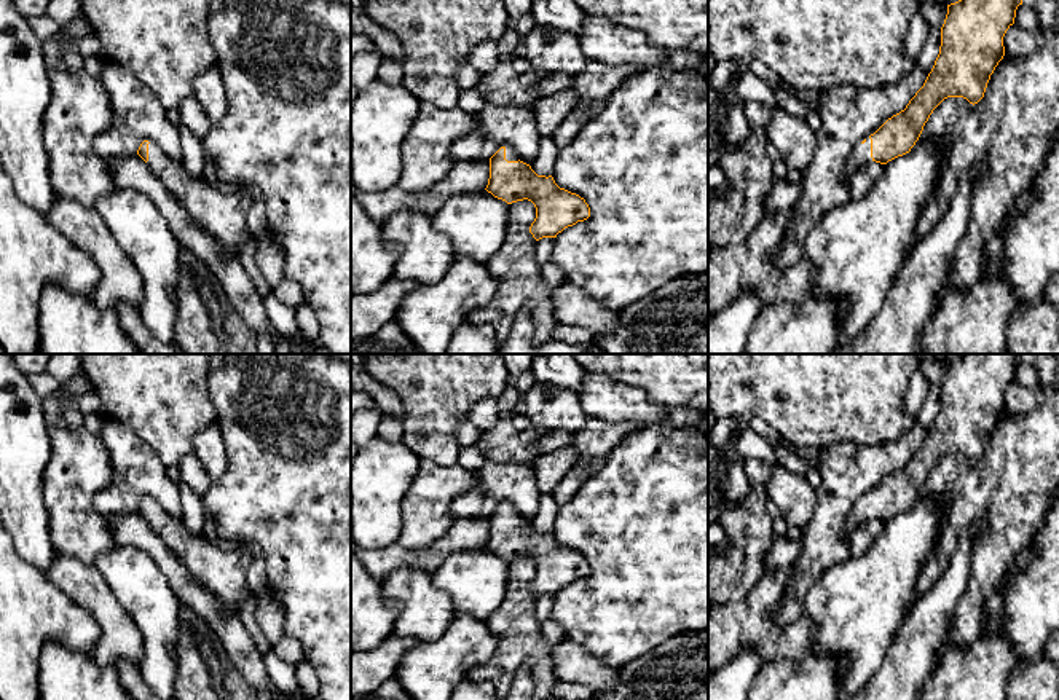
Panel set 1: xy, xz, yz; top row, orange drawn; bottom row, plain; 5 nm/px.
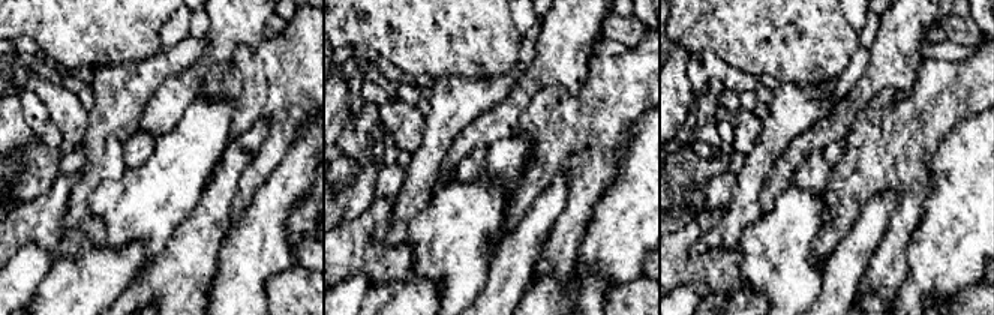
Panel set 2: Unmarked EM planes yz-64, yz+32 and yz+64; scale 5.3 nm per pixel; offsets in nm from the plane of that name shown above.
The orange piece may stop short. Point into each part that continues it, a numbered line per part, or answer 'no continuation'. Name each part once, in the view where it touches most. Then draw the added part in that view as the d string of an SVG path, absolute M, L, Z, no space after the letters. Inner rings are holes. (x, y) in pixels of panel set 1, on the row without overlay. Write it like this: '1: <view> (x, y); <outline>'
1: yz (862, 514); M866 494L866 499L860 501L858 505L853 509L853 512L847 518L847 525L845 525L847 539L850 539L850 536L853 534L853 531L858 526L868 523L869 520L872 520L872 515L871 515L871 496Z

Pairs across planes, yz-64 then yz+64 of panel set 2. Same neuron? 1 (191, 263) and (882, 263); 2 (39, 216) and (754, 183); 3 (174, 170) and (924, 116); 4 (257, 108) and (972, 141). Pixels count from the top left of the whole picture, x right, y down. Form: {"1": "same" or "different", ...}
{"1": "different", "2": "different", "3": "different", "4": "different"}

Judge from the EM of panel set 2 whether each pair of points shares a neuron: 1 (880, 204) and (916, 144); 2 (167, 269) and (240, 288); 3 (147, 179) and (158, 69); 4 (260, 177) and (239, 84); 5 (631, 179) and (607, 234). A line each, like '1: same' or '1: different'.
1: different
2: different
3: different
4: same
5: same

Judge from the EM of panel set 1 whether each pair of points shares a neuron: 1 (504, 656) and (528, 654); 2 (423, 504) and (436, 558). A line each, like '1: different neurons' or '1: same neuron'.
1: same neuron
2: different neurons

